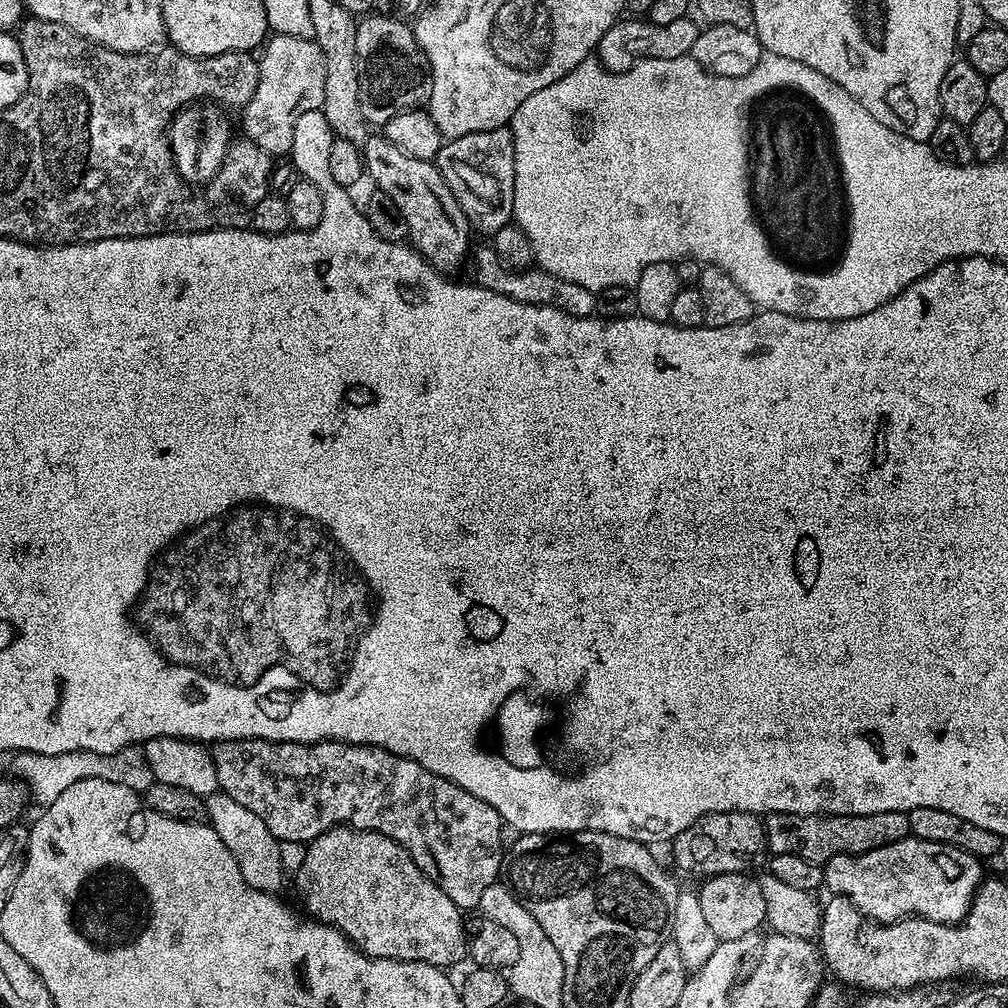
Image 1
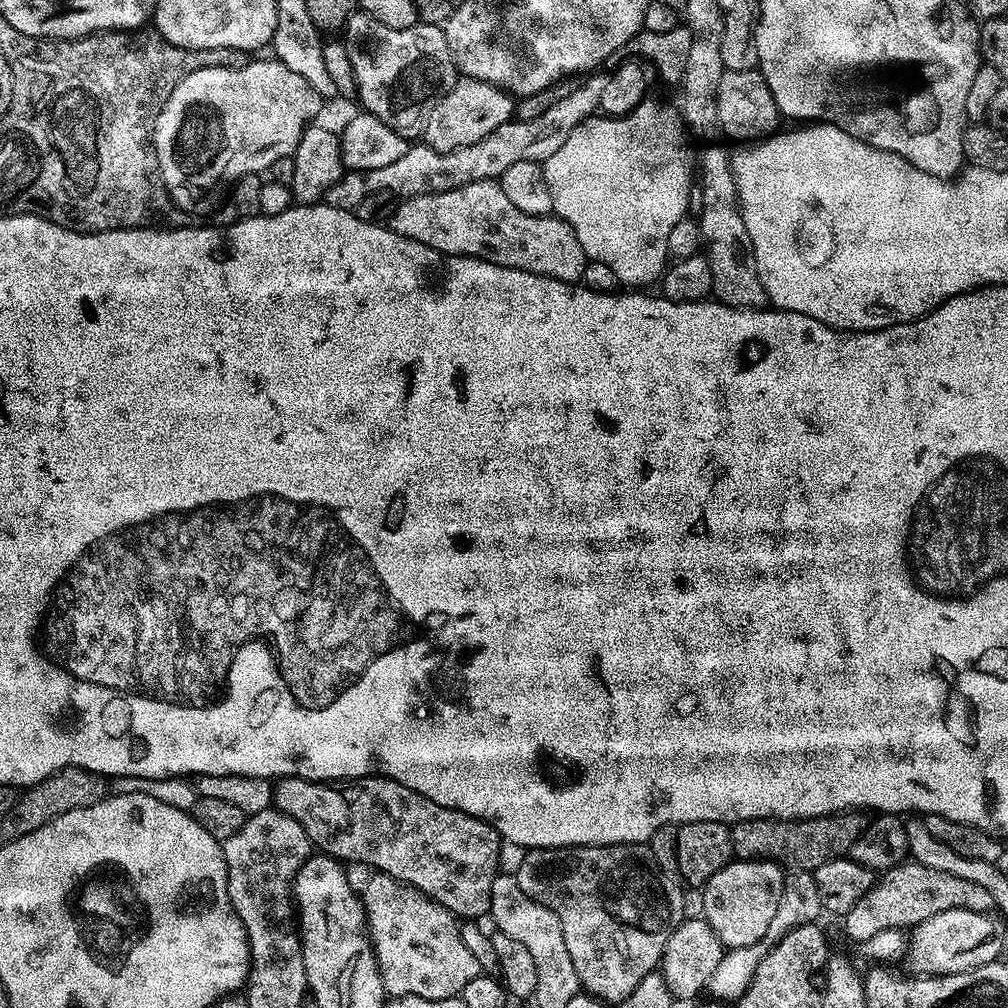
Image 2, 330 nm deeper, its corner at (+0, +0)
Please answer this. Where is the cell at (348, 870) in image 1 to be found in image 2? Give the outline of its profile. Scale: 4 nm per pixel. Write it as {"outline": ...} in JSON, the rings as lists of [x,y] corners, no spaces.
{"outline":[[[376,874],[373,875],[371,886],[367,888],[362,899],[370,929],[370,939],[376,949],[376,960],[380,963],[380,977],[384,982],[385,993],[389,997],[417,996],[427,1000],[459,997],[466,982],[481,976],[482,969],[478,958],[474,958],[474,954],[470,954],[470,950],[466,950],[462,942],[457,917],[453,916],[446,906],[431,900],[426,893],[392,876]]]}

